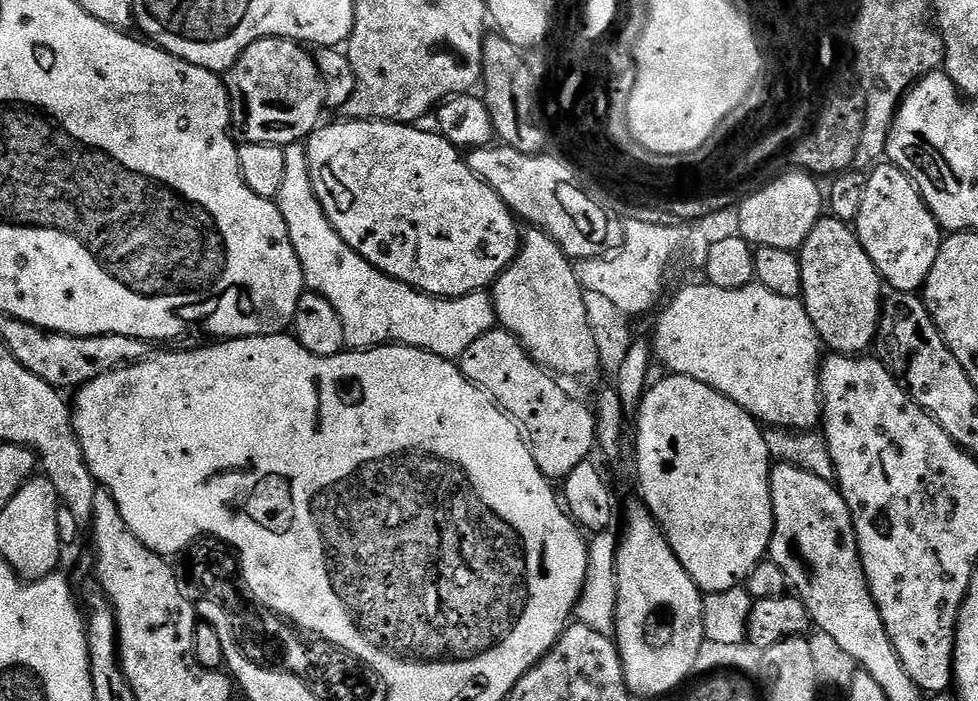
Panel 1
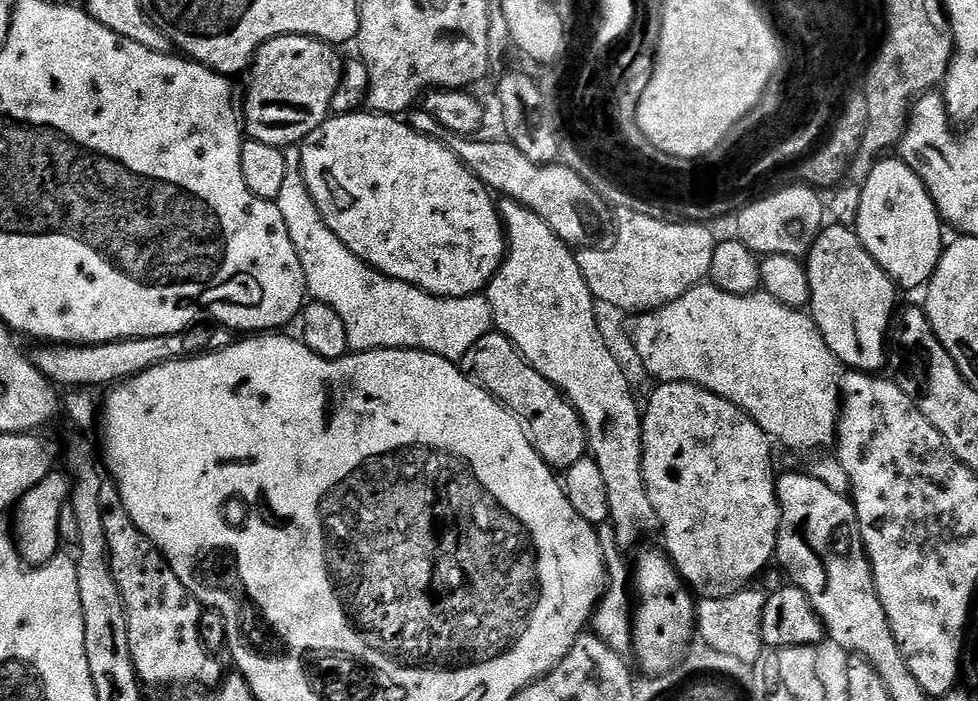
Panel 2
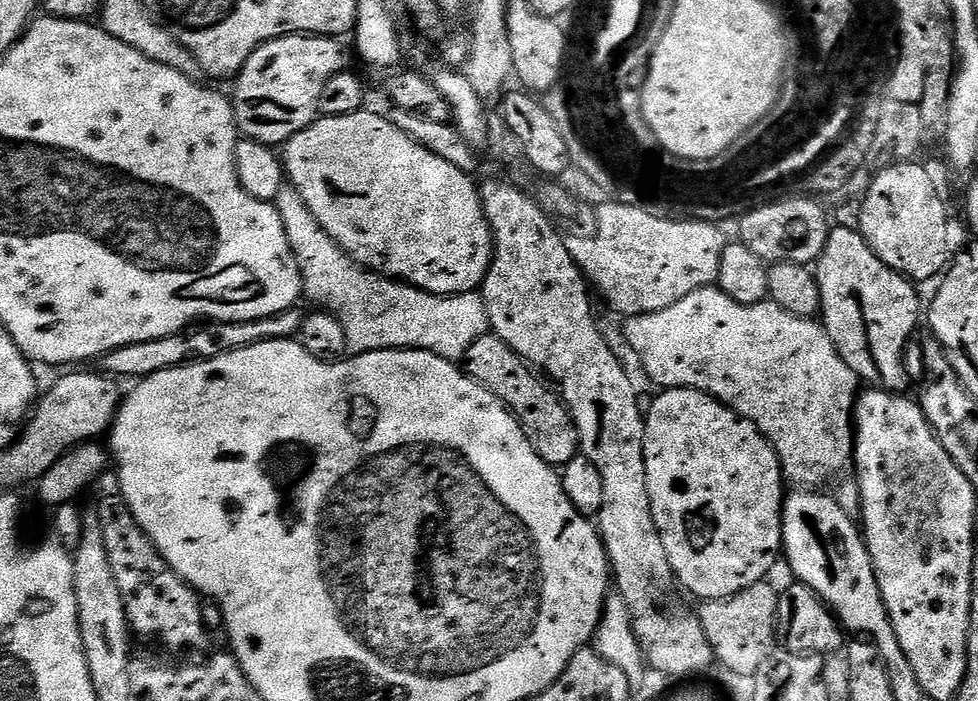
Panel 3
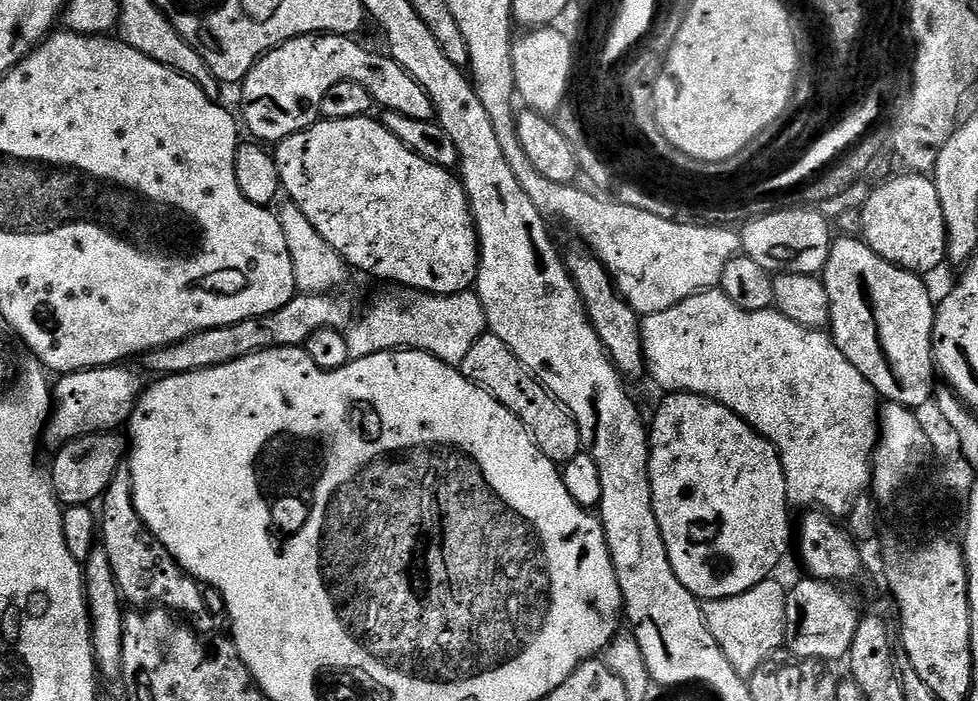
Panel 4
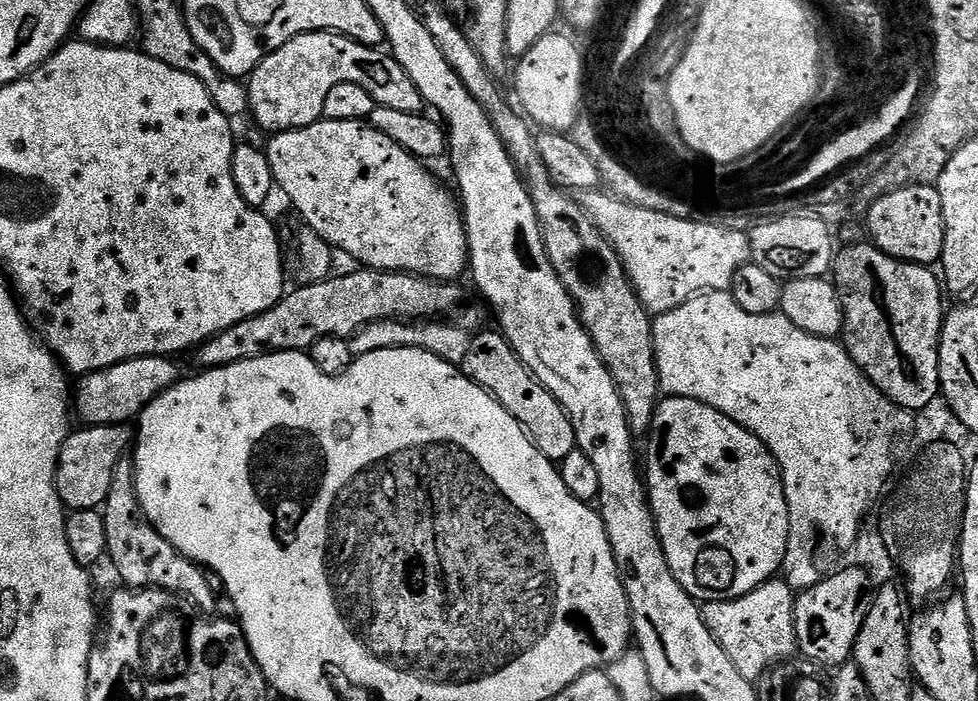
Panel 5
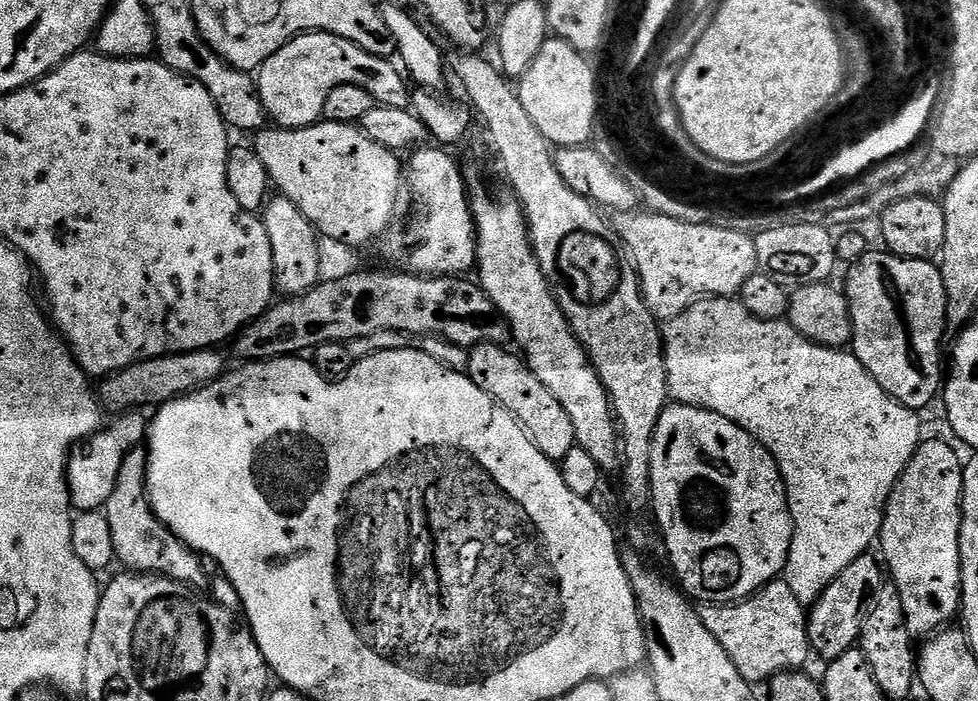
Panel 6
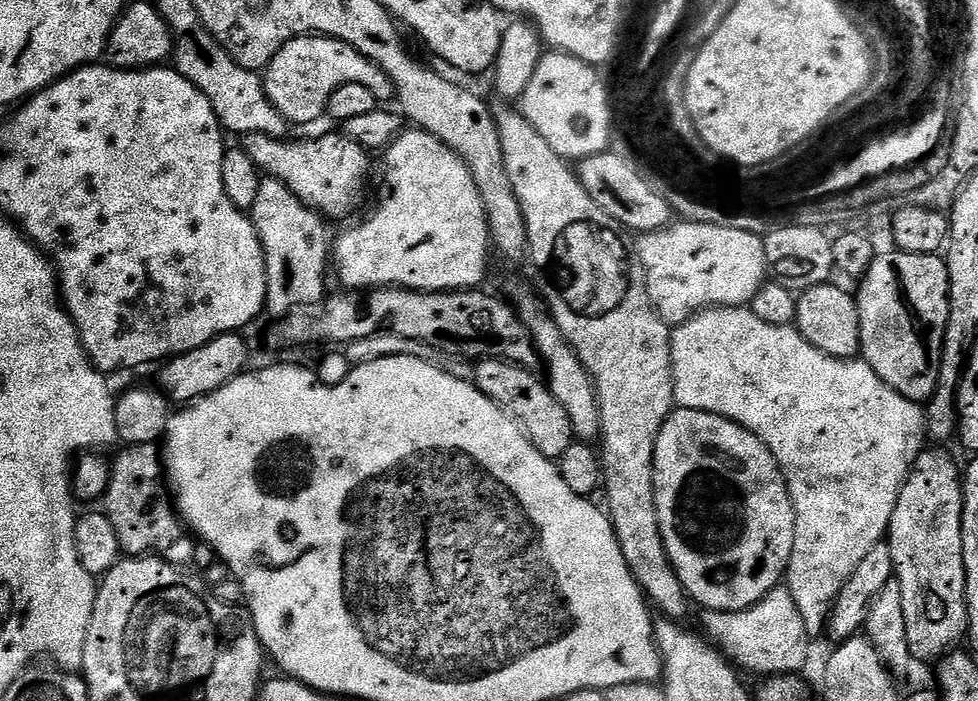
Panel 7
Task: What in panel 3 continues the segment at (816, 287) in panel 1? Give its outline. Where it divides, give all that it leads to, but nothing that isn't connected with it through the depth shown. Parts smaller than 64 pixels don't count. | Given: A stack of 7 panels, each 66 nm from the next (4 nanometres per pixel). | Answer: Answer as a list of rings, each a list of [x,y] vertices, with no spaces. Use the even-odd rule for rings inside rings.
[[[833,227],[828,233],[828,241],[822,254],[814,265],[818,294],[820,295],[819,319],[828,331],[830,342],[838,350],[842,362],[854,370],[854,374],[865,385],[879,388],[885,392],[897,394],[907,393],[908,372],[904,369],[904,351],[908,348],[908,339],[916,332],[916,327],[922,324],[922,304],[916,293],[917,285],[896,272],[864,241],[864,237],[854,228]]]

